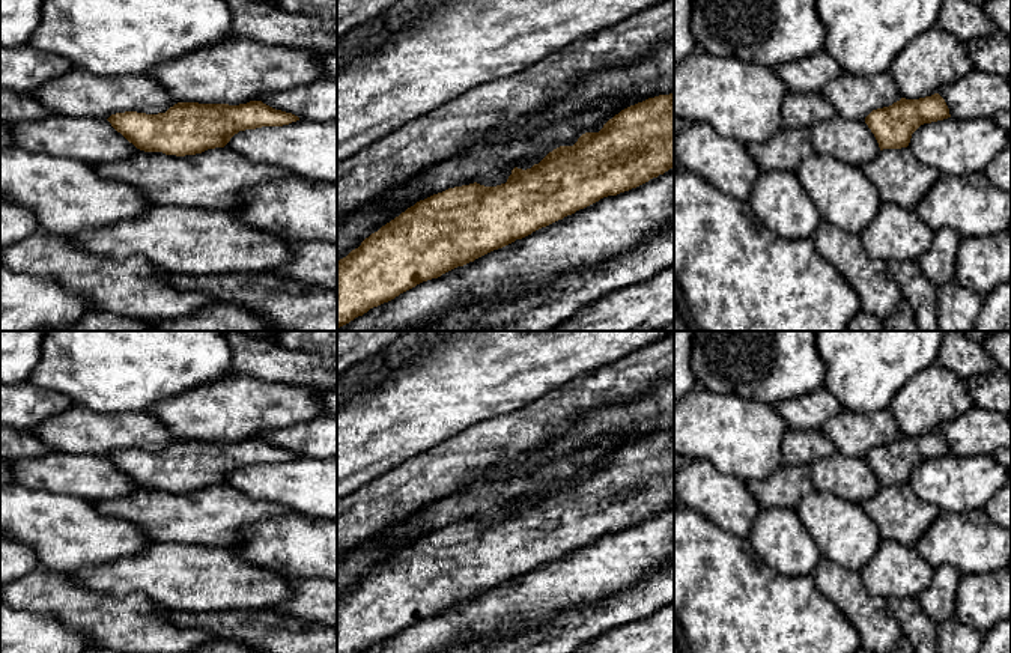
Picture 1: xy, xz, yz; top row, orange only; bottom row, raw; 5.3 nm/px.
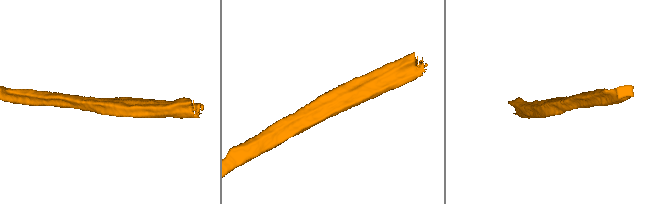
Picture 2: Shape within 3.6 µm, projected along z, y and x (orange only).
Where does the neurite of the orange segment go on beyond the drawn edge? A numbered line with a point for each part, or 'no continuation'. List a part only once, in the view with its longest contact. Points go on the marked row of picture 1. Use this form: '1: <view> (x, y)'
no continuation

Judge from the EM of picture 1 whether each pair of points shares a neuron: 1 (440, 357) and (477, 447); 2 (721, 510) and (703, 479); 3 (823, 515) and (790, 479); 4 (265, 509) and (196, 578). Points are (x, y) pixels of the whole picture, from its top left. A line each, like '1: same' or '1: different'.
1: different
2: same
3: different
4: different

